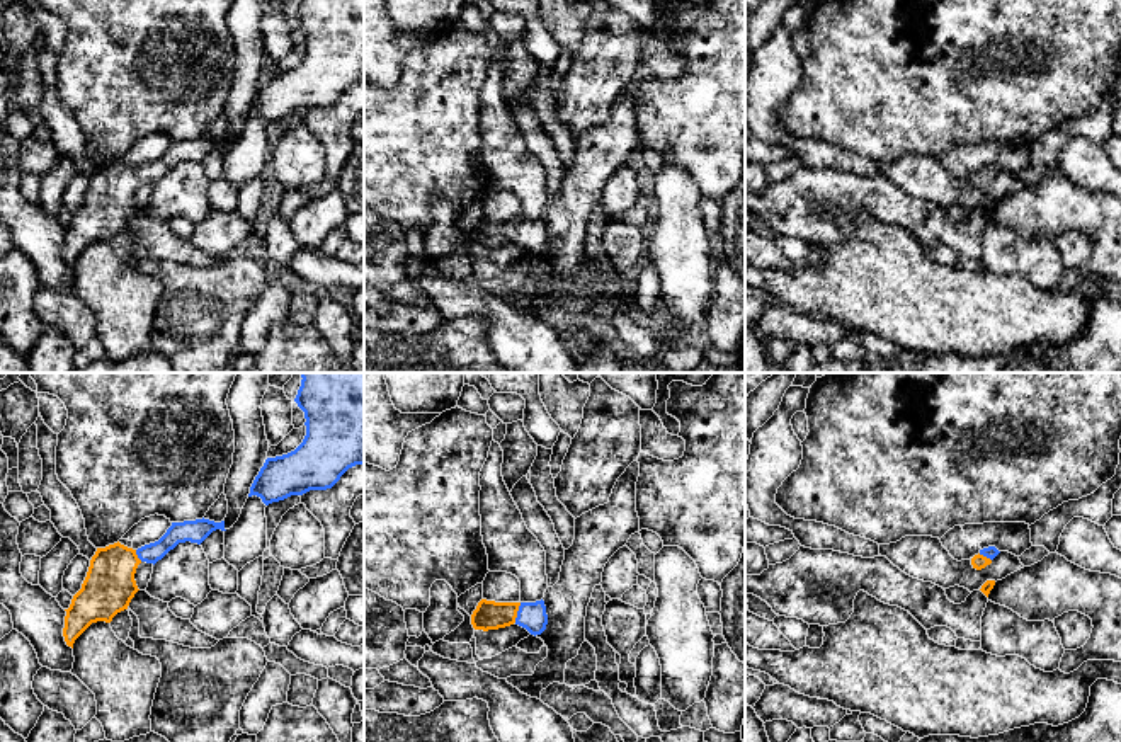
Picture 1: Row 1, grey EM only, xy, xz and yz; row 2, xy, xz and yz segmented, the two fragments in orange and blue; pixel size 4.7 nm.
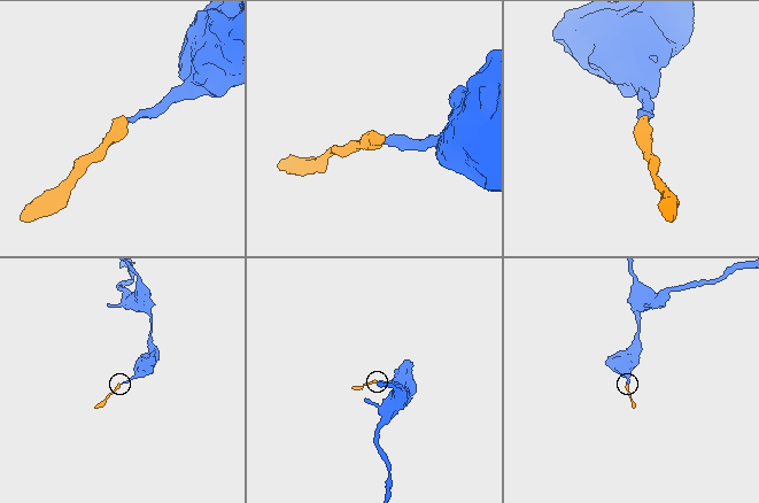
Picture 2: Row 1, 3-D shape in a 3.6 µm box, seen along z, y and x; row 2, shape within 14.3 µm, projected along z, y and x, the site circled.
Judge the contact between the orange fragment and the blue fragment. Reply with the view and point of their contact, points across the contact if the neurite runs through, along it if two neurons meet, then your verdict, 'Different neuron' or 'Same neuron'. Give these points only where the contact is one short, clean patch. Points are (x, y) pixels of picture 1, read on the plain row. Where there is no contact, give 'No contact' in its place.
Touches orange at xz (516, 232). Path across: xz (489, 234), (516, 232), (533, 235). Same neuron

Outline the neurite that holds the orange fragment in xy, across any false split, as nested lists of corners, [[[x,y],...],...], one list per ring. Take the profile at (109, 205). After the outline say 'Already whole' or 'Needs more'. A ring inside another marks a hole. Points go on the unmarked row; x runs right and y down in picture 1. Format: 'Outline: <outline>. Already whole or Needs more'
Outline: [[[196,138],[172,141],[167,151],[155,162],[138,168],[119,160],[105,167],[97,167],[90,179],[82,208],[73,214],[65,235],[63,255],[73,267],[75,259],[97,240],[111,242],[112,237],[128,228],[131,218],[139,209],[134,199],[141,180],[156,182],[179,162],[201,163],[213,150],[225,148],[225,140]]]. Needs more

